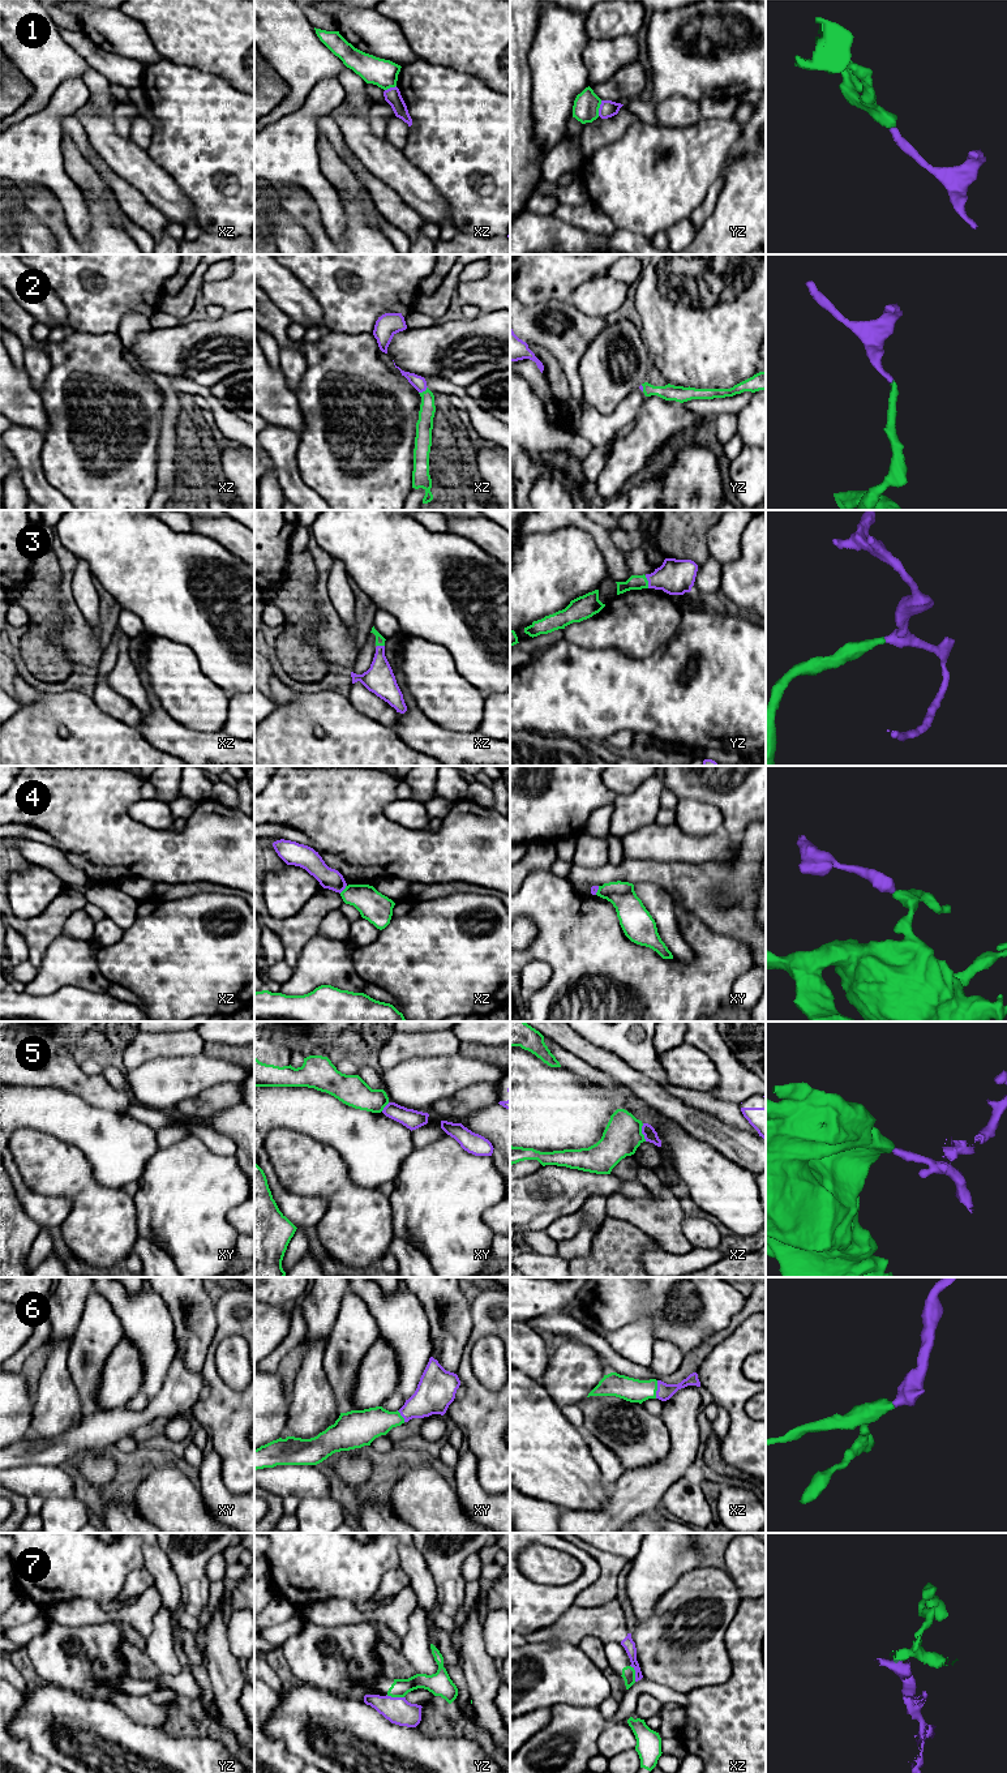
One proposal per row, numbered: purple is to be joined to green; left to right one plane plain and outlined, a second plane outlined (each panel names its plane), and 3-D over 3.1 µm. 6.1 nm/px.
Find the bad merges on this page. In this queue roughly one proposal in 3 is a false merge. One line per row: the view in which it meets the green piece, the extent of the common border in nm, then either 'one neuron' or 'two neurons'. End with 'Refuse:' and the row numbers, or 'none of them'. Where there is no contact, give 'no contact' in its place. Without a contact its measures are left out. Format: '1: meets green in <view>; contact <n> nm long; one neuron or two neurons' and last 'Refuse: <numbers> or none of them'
1: meets green in yz; contact 100 nm long; two neurons
2: meets green in xz; contact 70 nm long; one neuron
3: meets green in yz; contact 80 nm long; one neuron
4: meets green in xz; contact 70 nm long; two neurons
5: meets green in xz; contact 110 nm long; two neurons
6: meets green in xz; contact 110 nm long; one neuron
7: meets green in yz; contact 110 nm long; two neurons
Refuse: 1, 4, 5, 7

